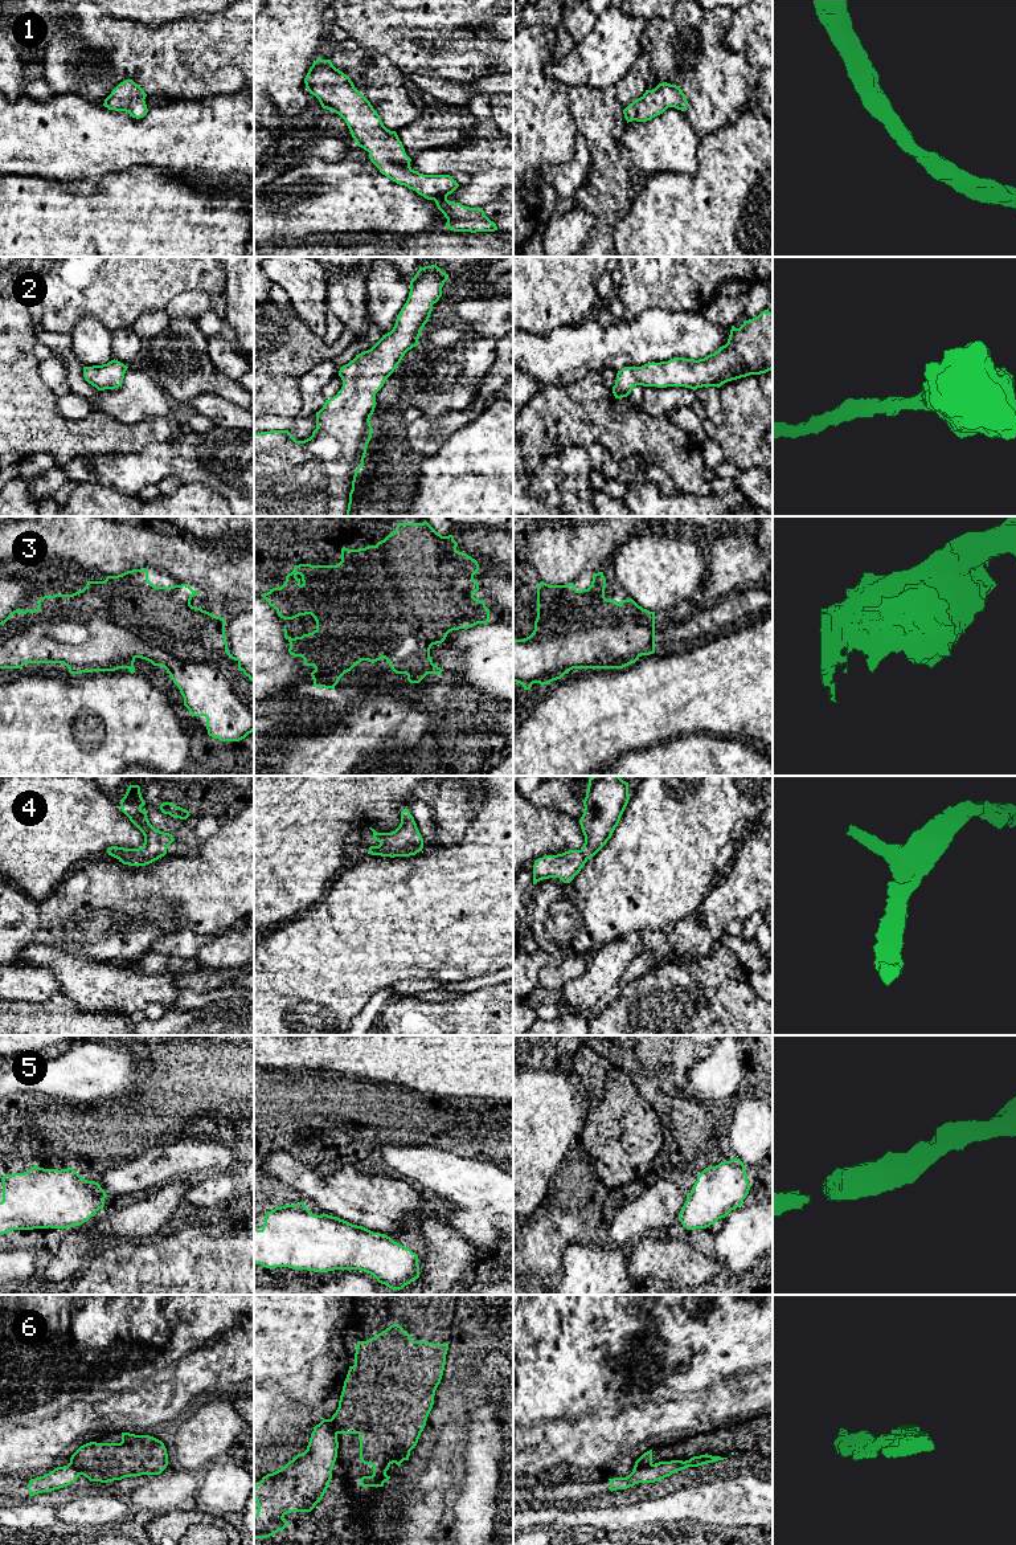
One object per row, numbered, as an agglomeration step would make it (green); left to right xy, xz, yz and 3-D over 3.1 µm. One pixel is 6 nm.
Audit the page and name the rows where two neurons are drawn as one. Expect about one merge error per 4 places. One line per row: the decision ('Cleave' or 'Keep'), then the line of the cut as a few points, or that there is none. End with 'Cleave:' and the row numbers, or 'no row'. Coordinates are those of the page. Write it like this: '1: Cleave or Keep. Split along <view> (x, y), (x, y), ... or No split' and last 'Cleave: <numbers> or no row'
1: Keep. No split
2: Keep. No split
3: Keep. No split
4: Keep. No split
5: Keep. No split
6: Cleave. Split along yz (651, 1463), (634, 1470)
Cleave: 6

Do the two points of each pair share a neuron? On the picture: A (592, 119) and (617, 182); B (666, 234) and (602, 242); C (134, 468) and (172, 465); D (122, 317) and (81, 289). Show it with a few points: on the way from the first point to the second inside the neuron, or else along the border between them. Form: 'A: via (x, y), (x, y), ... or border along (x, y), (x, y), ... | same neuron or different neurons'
A: via (603, 135), (610, 166) | same neuron
B: border along (627, 213), (615, 228), (613, 242) | different neurons
C: via (143, 468), (163, 465) | same neuron
D: via (111, 306), (91, 289) | same neuron

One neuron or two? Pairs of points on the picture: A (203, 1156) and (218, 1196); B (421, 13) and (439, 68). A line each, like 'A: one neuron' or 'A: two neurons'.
A: two neurons
B: one neuron

